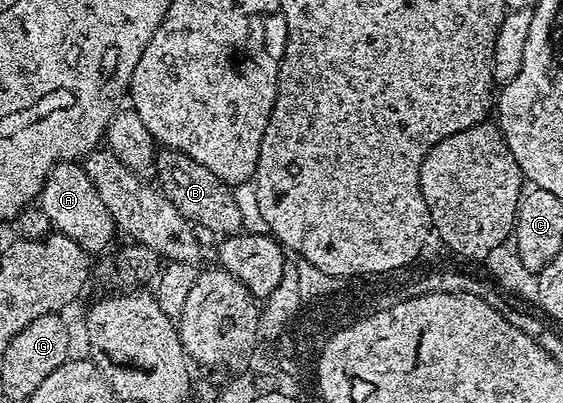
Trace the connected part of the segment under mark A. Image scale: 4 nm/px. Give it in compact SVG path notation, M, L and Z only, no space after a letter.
M79 163L55 164L44 180L44 189L38 197L38 207L46 214L51 227L68 240L73 240L77 249L89 254L104 252L118 236L118 229L110 210L106 210L102 198L98 198L98 190L94 190L94 182L84 173Z

